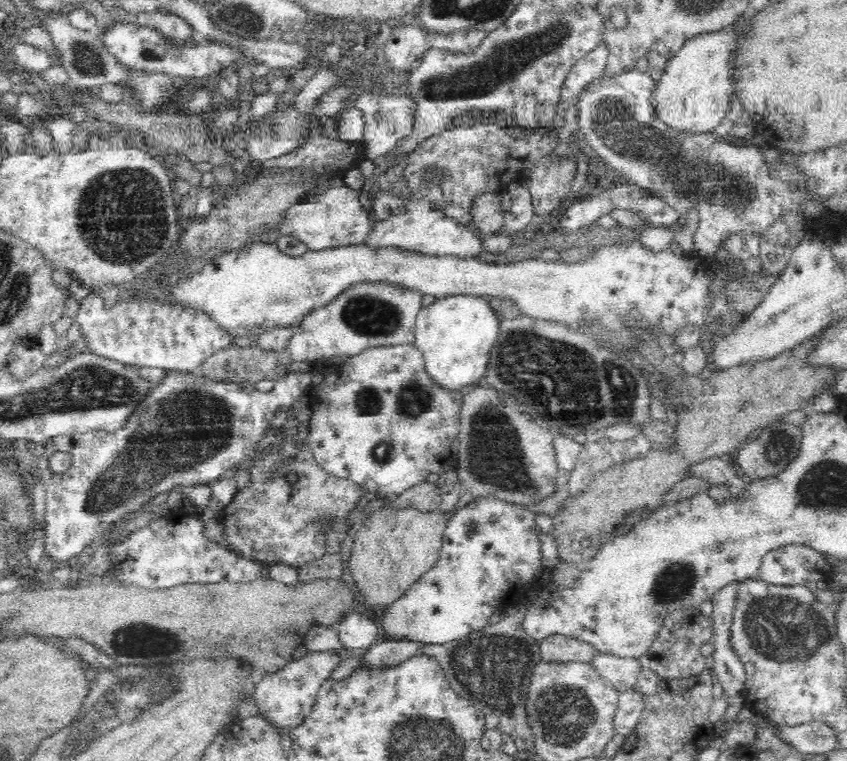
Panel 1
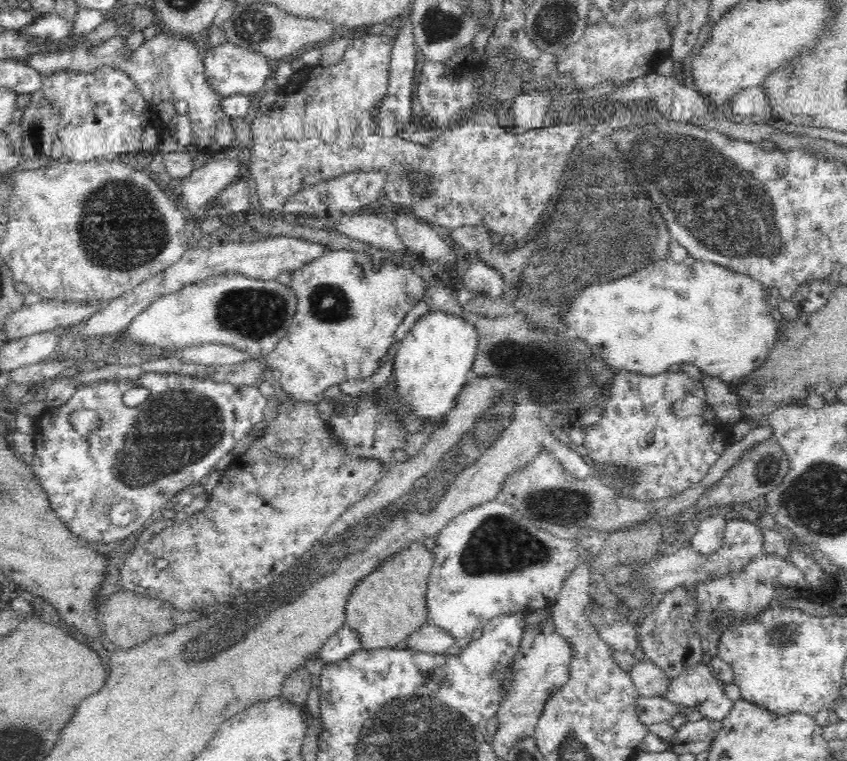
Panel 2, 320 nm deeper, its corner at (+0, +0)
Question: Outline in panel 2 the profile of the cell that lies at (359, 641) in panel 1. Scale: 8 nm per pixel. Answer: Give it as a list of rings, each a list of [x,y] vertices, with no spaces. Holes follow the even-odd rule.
[[[342,625],[318,650],[317,656],[324,664],[346,658],[362,648],[362,641],[356,629]]]

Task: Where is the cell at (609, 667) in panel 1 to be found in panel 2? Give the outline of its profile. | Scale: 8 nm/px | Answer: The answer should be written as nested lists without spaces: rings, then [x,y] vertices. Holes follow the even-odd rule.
[[[650,659],[635,660],[628,673],[641,697],[660,697],[670,682]]]

